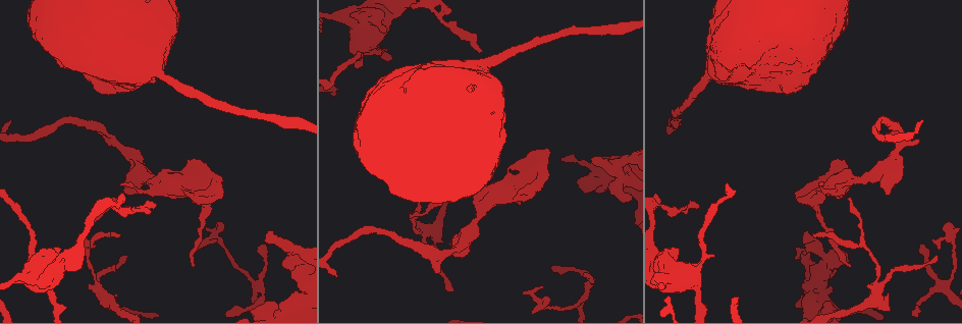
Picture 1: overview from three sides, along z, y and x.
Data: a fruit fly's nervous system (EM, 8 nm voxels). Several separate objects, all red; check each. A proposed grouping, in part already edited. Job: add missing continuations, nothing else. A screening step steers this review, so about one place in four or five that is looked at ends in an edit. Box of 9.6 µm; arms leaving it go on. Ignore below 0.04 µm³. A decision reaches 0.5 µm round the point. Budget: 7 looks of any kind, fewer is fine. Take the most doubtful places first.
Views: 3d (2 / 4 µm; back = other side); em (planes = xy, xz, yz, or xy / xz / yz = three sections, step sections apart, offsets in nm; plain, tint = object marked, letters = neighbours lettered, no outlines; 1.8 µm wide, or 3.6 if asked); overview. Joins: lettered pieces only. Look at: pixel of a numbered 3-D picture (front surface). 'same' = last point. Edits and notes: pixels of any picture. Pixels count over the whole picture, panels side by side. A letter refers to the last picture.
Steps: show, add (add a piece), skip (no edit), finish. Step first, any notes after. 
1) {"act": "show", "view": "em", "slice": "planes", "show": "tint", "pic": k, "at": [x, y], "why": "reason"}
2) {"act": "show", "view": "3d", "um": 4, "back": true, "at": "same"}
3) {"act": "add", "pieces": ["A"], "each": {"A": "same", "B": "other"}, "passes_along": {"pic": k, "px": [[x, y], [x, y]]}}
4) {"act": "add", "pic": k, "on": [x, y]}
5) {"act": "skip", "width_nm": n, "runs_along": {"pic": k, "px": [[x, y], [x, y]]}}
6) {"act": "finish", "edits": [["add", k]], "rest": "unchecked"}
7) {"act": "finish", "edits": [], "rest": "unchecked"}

{"act": "show", "view": "em", "slice": "planes", "show": "tint", "pic": 1, "at": [933, 240], "why": "an open end"}

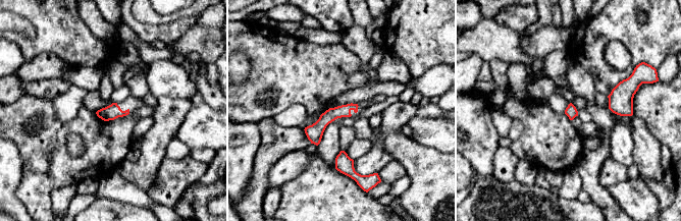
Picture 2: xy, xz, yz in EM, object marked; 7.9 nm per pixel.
{"act": "show", "view": "em", "slice": "planes", "show": "letters", "at": "same"}

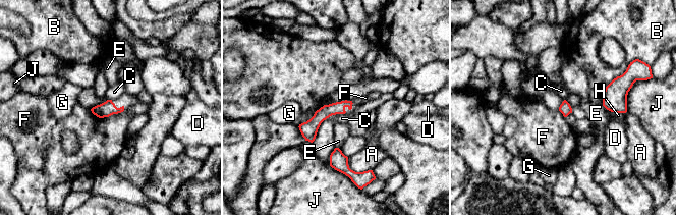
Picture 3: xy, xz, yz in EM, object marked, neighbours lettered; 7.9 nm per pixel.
{"act": "skip", "each": {"A": "other", "B": "other", "C": "other", "D": "other", "E": "other", "F": "other", "G": "other", "H": "other", "J": "other"}, "runs_along": {"pic": 3, "px": [[349, 103], [327, 110], [307, 138]]}, "found": "none of them fits"}

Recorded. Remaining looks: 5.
{"act": "show", "view": "3d", "um": 4, "pic": 1, "at": [921, 121], "why": "tapers out"}

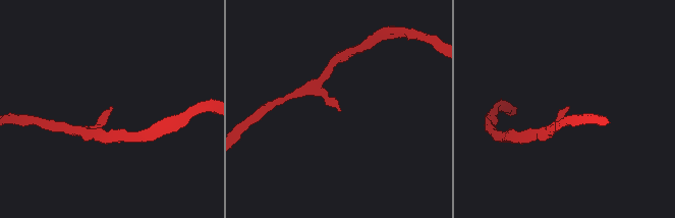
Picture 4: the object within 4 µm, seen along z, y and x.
{"act": "show", "view": "em", "um": 3.6, "slice": "xz", "step": 8, "show": "letters", "pic": 4, "at": [110, 106]}

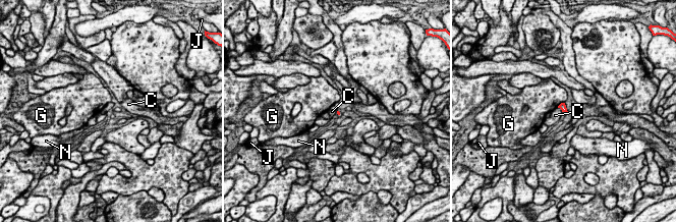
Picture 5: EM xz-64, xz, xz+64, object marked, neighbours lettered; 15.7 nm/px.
{"act": "skip", "each": {"C": "other", "G": "other", "J": "other", "N": "other"}, "border": {"pic": 5, "px": [[557, 107], [562, 111]]}, "found": "none of them fits"}

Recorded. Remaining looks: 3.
{"act": "show", "view": "em", "um": 3.6, "slice": "xy", "step": 8, "show": "tint", "pic": 1, "at": [468, 235], "why": "branch point"}

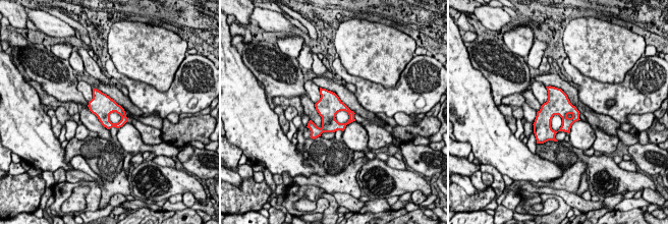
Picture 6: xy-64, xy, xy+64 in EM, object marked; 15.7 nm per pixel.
{"act": "show", "view": "em", "um": 3.6, "slice": "planes", "show": "letters", "at": "same"}

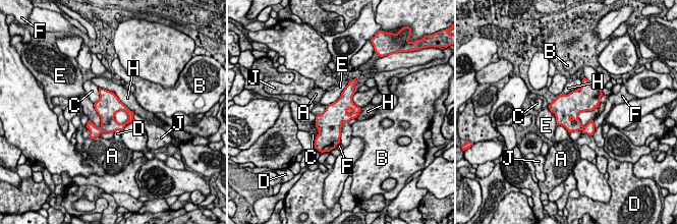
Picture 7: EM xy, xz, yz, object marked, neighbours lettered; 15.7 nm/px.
{"act": "skip", "width_nm": 380, "each": {"A": "other", "B": "other", "C": "other", "D": "other", "E": "other", "F": "other", "H": "other", "J": "other"}, "border": {"pic": 7, "px": [[99, 87], [111, 91], [134, 113]]}, "found": "none of them fits"}

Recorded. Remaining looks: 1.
{"act": "finish", "edits": [], "rest": "unchecked"}

